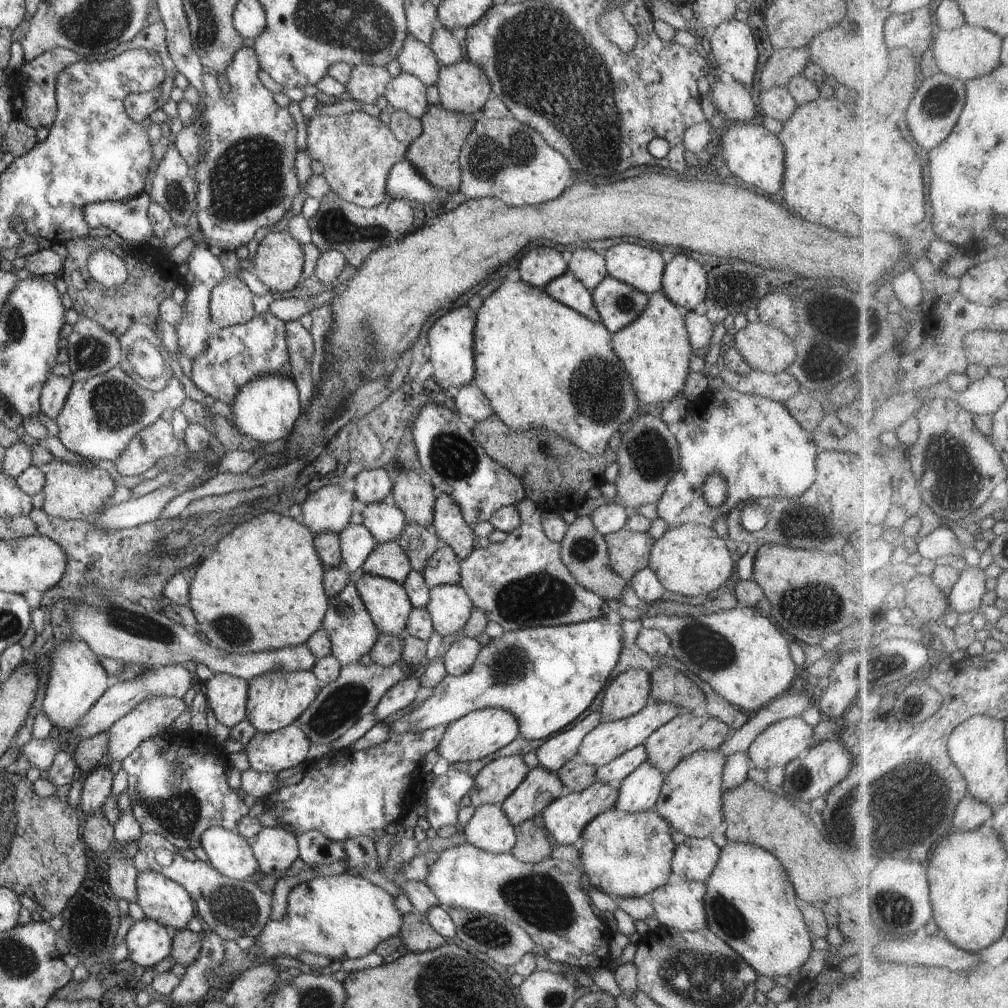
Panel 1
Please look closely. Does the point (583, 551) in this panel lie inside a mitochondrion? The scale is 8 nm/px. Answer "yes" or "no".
yes

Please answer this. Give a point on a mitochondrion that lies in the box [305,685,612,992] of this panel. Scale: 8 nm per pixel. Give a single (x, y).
(537, 898)

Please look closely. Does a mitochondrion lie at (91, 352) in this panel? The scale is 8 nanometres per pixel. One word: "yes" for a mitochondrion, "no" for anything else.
yes

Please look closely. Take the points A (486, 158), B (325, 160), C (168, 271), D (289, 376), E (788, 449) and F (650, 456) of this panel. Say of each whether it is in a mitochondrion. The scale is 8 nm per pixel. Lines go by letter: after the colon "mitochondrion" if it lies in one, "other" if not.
A: mitochondrion
B: other
C: other
D: other
E: other
F: mitochondrion

